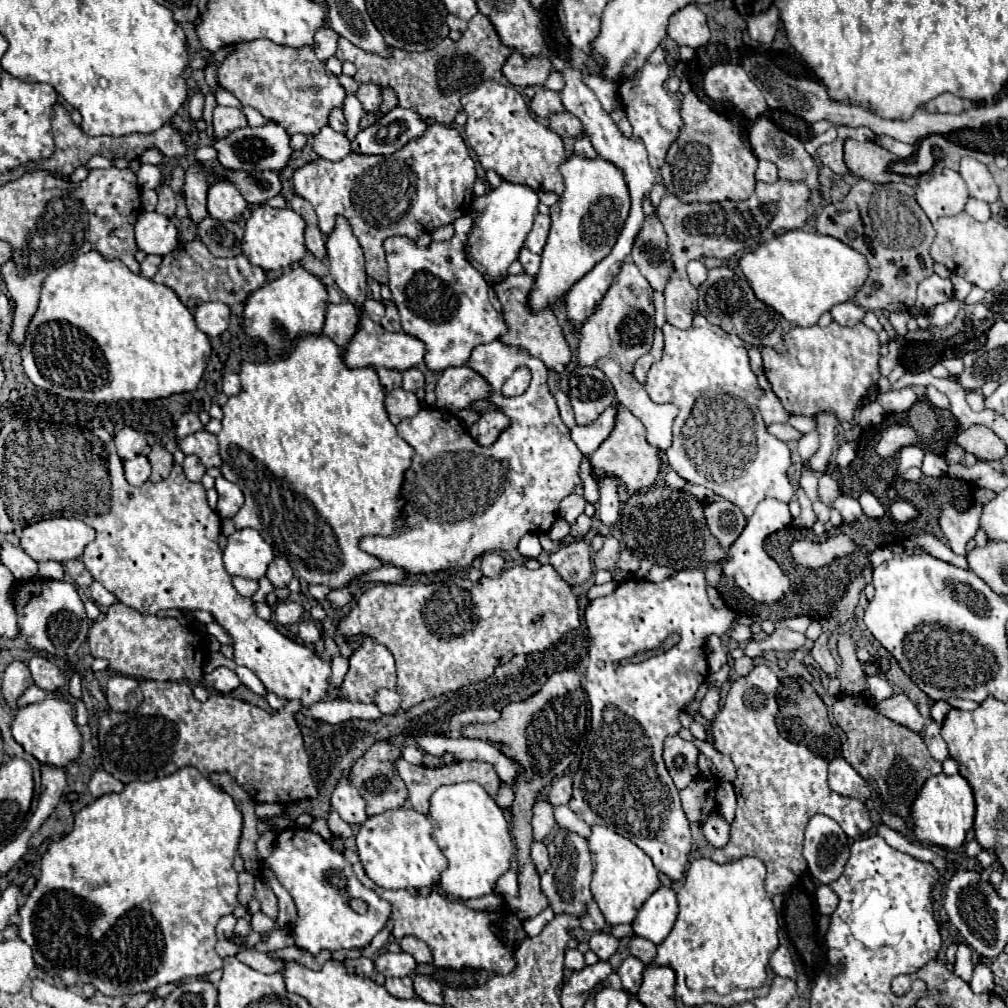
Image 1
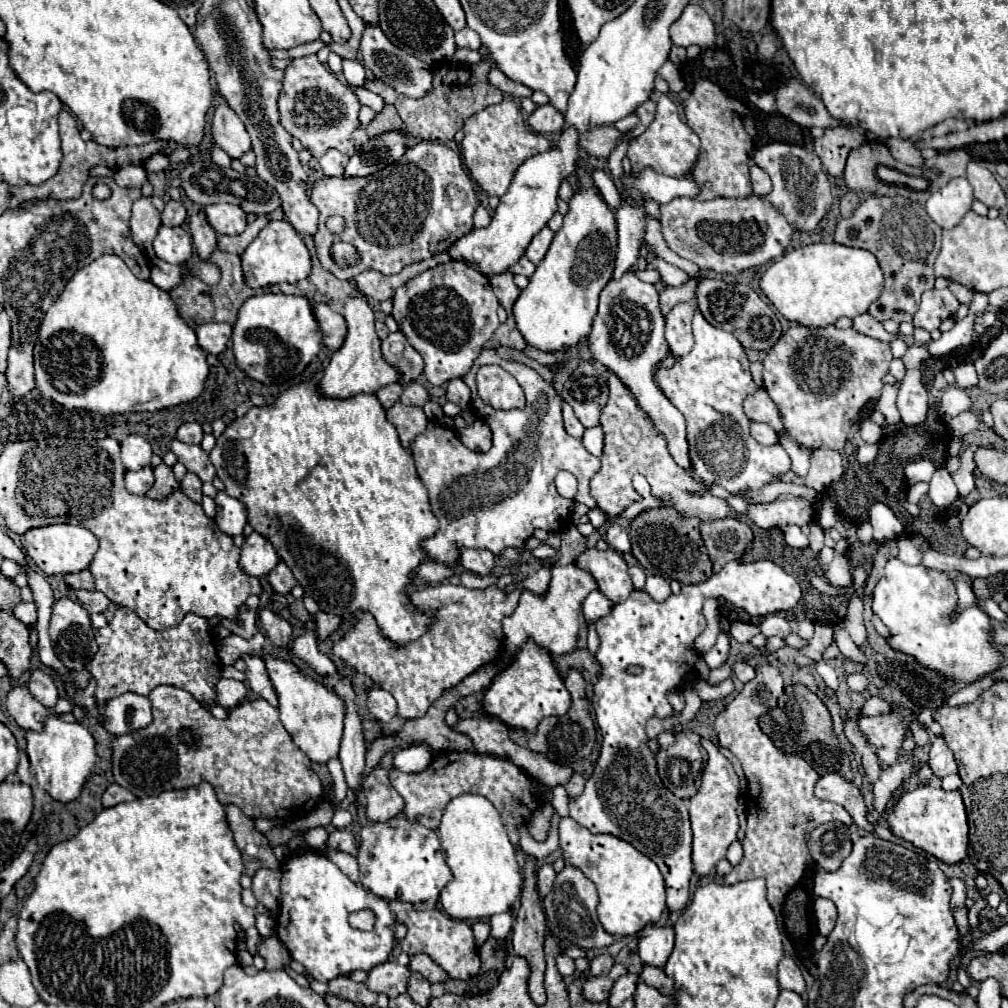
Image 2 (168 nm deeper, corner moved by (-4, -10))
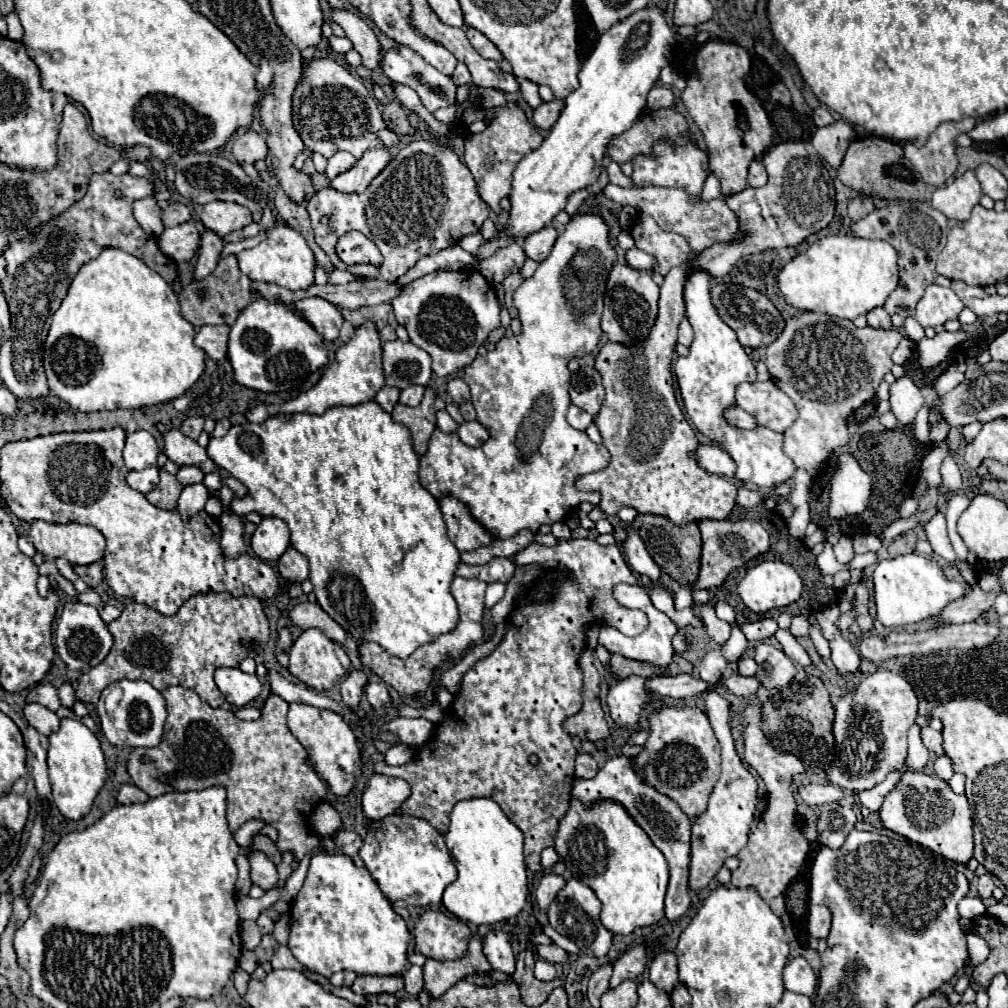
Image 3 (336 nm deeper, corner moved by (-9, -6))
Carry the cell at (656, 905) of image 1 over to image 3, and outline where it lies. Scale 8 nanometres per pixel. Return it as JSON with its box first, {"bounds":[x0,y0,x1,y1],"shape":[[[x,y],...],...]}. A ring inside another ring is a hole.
{"bounds":[650,952,680,994],"shape":[[[658,952],[656,954],[656,958],[650,966],[650,982],[668,994],[680,984],[674,952]]]}

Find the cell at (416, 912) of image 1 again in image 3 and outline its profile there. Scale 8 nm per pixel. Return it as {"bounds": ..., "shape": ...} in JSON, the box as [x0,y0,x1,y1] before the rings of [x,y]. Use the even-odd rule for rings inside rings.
{"bounds":[414,910,472,960],"shape":[[[426,910],[414,926],[414,938],[416,952],[434,960],[458,960],[466,954],[472,932],[458,918]]]}

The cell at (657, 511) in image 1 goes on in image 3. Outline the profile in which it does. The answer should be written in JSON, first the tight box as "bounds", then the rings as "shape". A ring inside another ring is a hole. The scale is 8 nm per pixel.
{"bounds":[632,514,702,586],"shape":[[[638,514],[636,520],[632,522],[632,530],[644,540],[646,550],[654,558],[654,562],[678,584],[692,586],[696,582],[698,570],[700,570],[700,550],[702,550],[702,540],[700,540],[700,530],[698,526],[686,524],[686,526],[674,526],[668,518],[664,516],[654,516],[654,514]]]}

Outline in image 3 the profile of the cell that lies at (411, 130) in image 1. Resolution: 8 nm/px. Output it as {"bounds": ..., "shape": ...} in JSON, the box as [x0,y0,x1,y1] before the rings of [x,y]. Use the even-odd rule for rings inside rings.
{"bounds":[330,148,390,192],"shape":[[[374,148],[368,150],[348,172],[336,176],[330,186],[338,192],[364,192],[368,184],[382,172],[382,168],[388,164],[390,152],[388,148]]]}

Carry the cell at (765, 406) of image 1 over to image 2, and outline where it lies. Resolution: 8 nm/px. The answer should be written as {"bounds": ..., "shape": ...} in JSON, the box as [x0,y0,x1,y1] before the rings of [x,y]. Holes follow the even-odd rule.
{"bounds":[743,388,783,432],"shape":[[[763,388],[757,390],[753,396],[749,396],[749,398],[743,402],[743,408],[745,408],[745,414],[747,414],[751,420],[769,424],[769,426],[775,428],[777,432],[783,430],[781,414],[779,414],[775,402],[769,398],[769,394],[767,394]]]}

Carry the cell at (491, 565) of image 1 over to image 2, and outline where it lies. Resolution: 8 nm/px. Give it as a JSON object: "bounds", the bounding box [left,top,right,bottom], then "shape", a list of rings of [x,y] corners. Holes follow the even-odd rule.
{"bounds":[461,550,495,574],"shape":[[[463,550],[461,566],[473,574],[491,574],[495,568],[495,556],[489,550]]]}

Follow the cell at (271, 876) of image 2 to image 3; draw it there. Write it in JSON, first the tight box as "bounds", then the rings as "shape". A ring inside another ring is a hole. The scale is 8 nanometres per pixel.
{"bounds":[248,850,278,890],"shape":[[[248,850],[248,860],[250,860],[252,882],[264,890],[274,888],[278,882],[278,872],[276,866],[268,860],[268,856],[260,850]]]}

